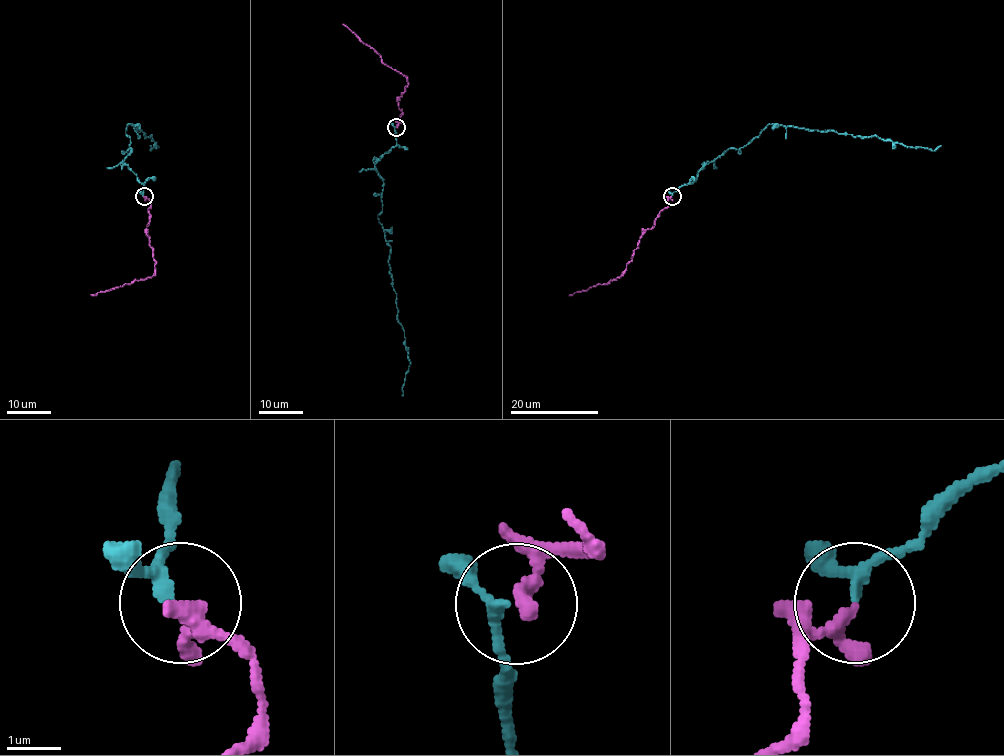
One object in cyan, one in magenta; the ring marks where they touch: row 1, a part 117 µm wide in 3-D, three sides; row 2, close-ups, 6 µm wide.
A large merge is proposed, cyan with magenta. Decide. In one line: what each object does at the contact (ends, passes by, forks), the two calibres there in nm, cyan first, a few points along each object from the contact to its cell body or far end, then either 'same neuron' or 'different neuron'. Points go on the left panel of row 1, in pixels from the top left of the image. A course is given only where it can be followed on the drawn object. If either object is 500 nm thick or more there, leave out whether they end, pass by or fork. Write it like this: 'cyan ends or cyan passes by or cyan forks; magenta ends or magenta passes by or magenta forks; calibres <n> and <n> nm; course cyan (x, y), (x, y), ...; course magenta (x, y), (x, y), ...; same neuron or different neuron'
cyan passes by; magenta passes by; calibres 170 and 170 nm; course cyan (143, 196), (144, 184), (122, 162), (131, 149), (129, 124), (151, 135), (158, 146), (150, 151), (150, 145); course magenta (144, 196), (151, 206), (145, 230), (153, 250), (154, 273), (129, 284), (90, 294); same neuron

